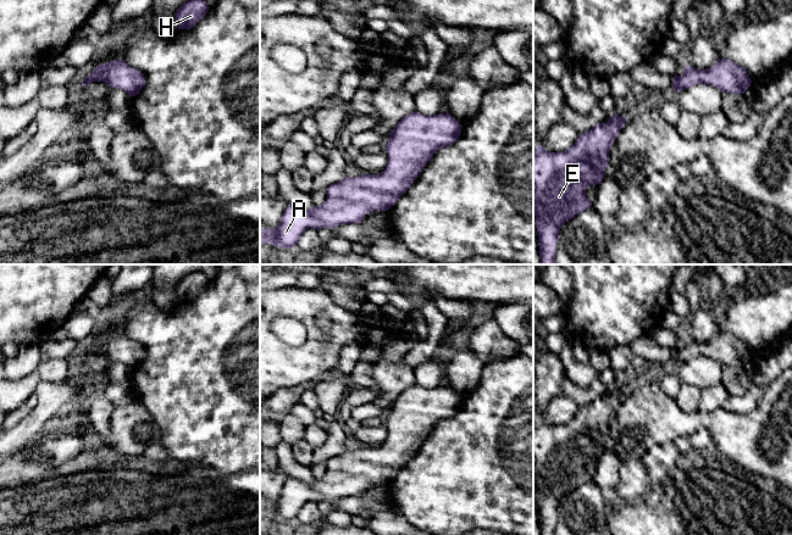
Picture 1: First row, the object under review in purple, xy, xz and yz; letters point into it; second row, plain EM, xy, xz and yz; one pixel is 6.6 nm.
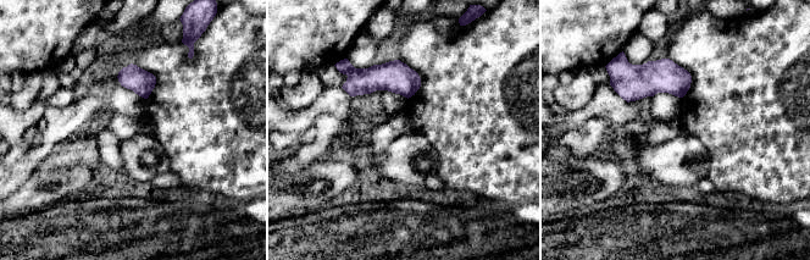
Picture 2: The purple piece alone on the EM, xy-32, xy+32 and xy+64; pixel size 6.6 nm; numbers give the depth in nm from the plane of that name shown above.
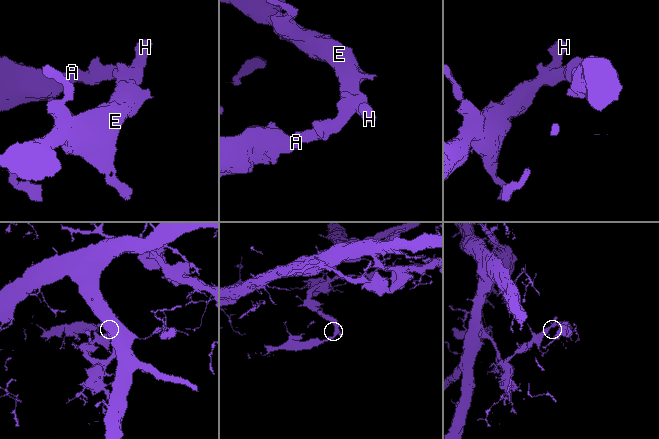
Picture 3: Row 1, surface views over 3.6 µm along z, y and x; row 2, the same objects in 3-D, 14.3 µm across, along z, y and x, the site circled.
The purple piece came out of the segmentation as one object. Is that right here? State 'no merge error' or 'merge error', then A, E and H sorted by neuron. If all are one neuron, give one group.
merge error; A / E H

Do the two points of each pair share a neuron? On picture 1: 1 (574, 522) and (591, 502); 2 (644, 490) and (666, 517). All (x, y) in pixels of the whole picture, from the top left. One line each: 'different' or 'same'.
1: same
2: different

